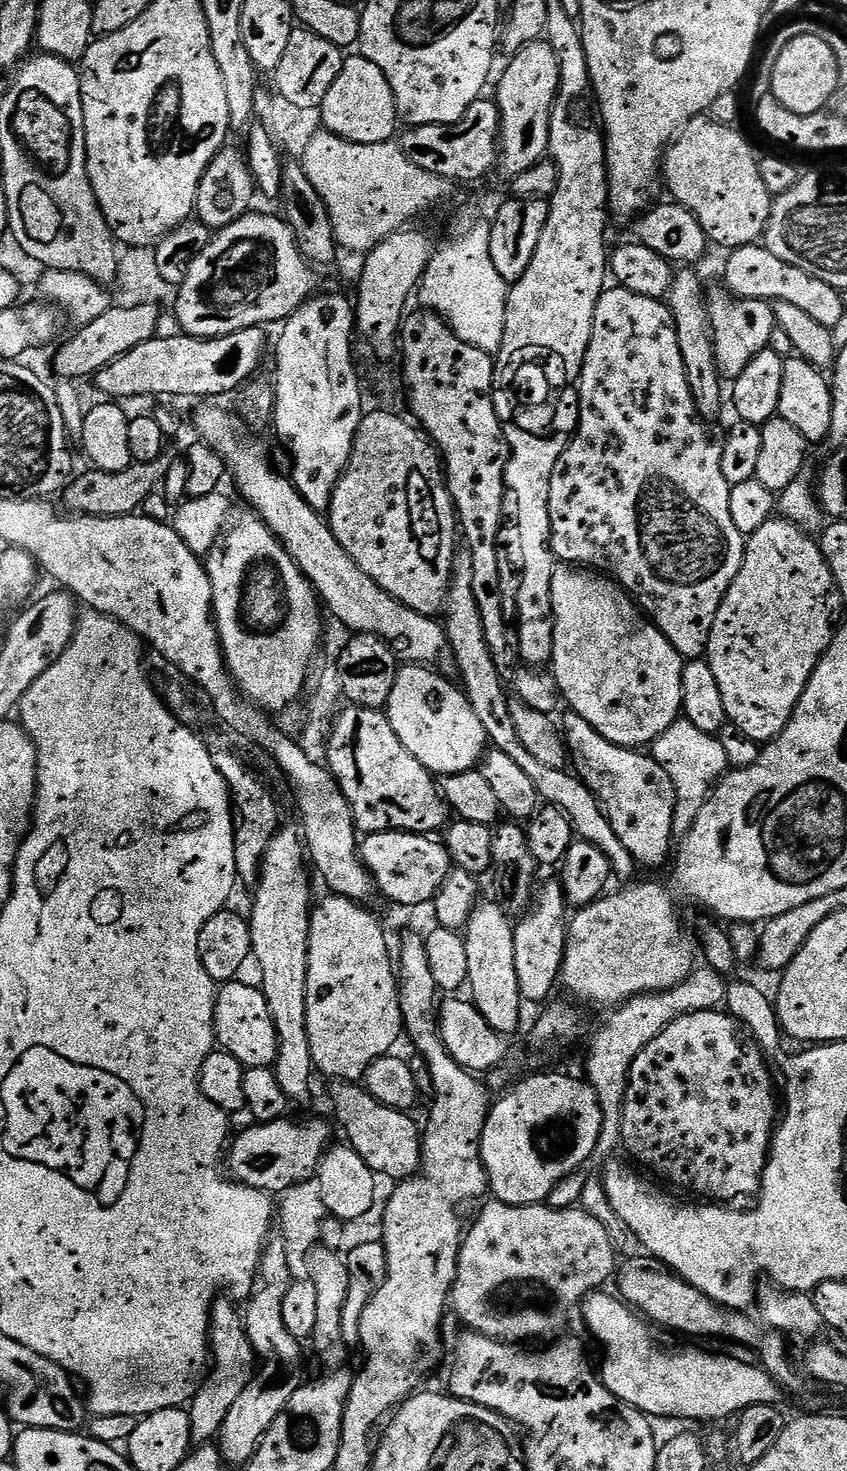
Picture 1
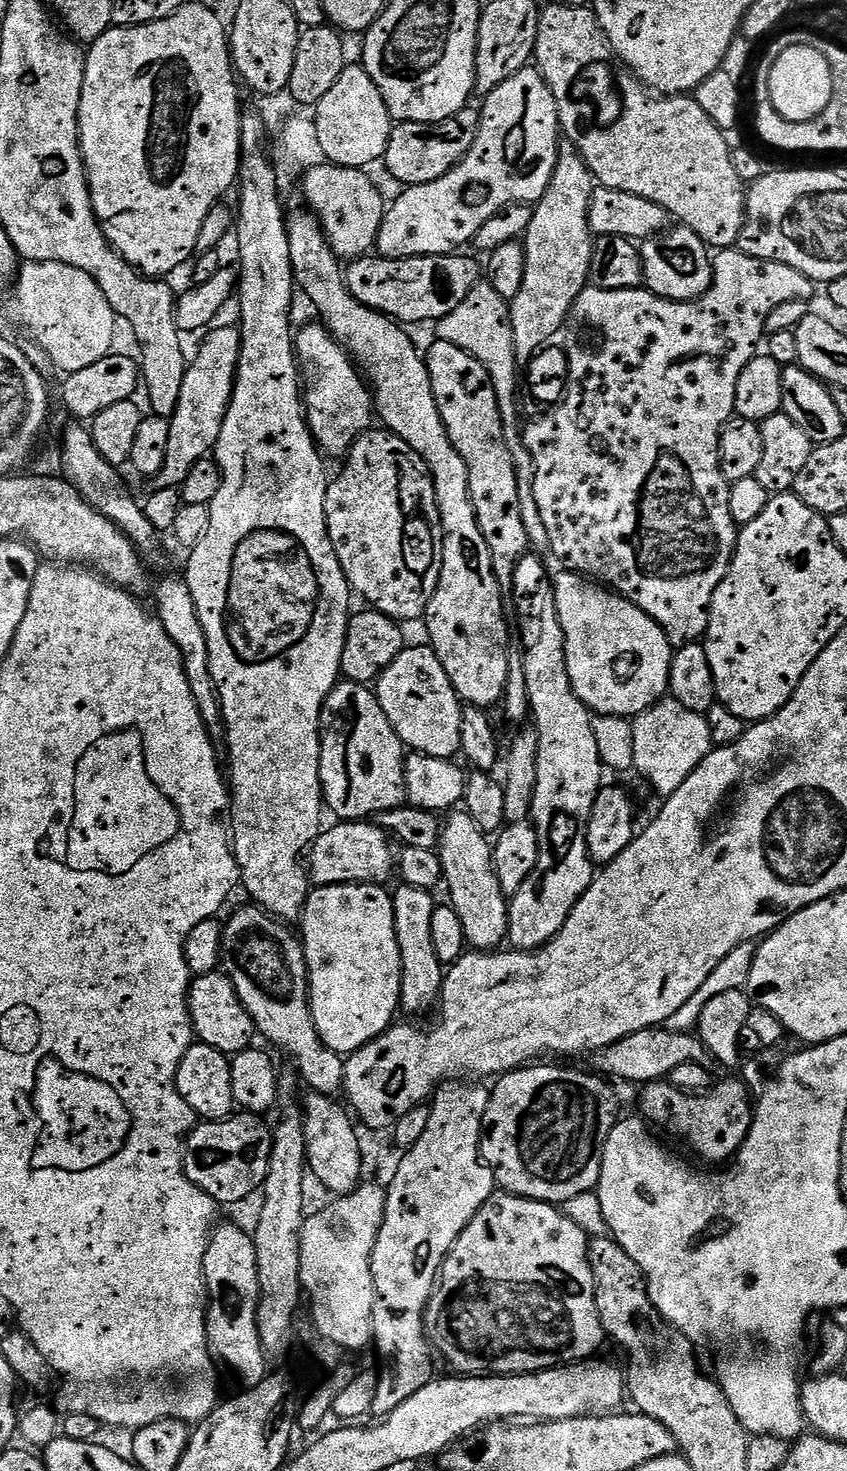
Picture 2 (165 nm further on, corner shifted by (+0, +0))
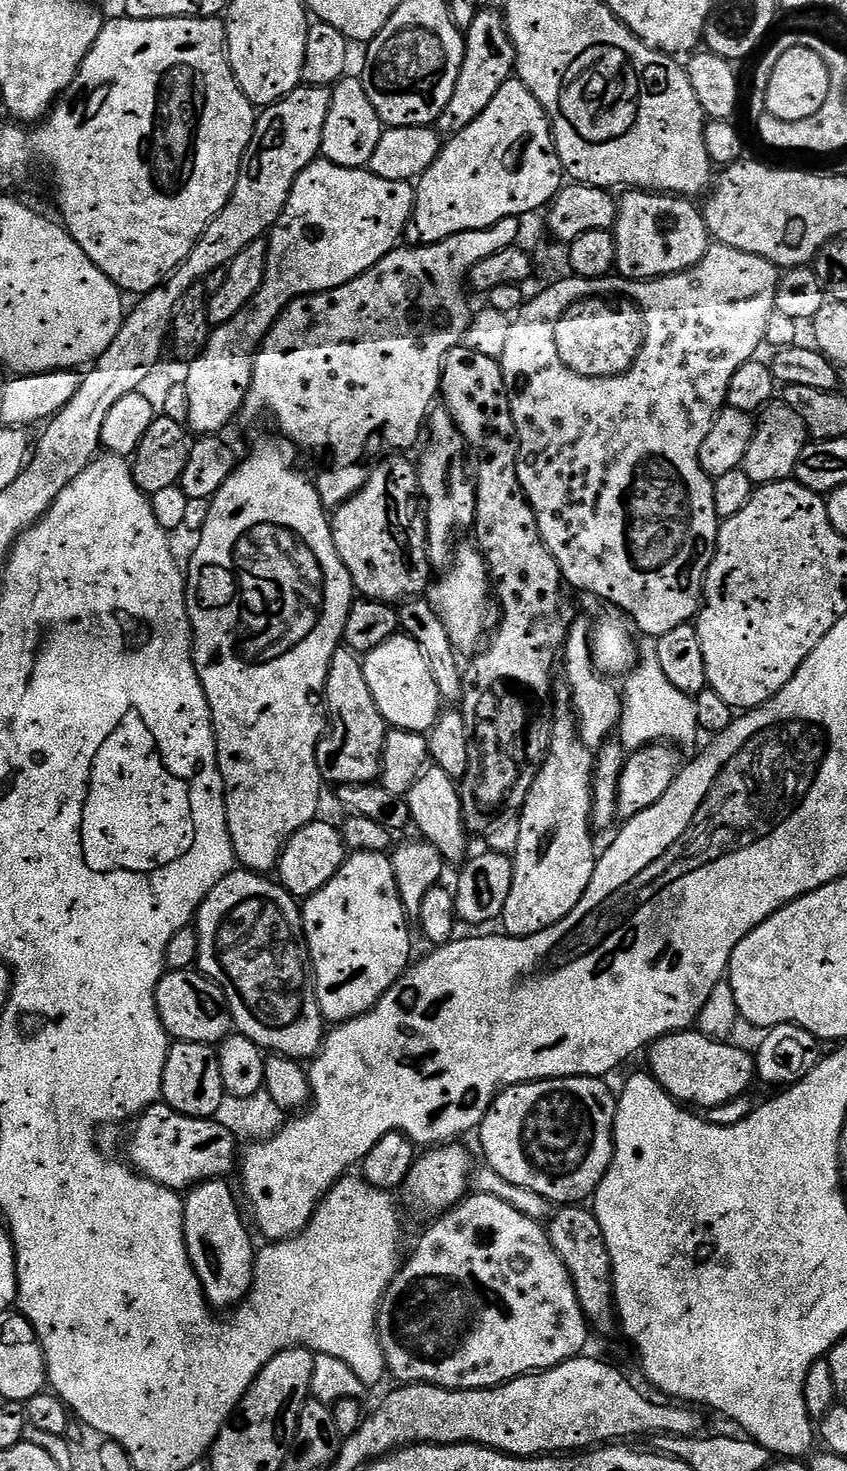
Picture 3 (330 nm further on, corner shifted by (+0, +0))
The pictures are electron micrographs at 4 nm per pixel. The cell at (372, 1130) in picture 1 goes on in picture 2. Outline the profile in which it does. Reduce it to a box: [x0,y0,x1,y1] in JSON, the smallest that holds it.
[220,907,344,1097]

